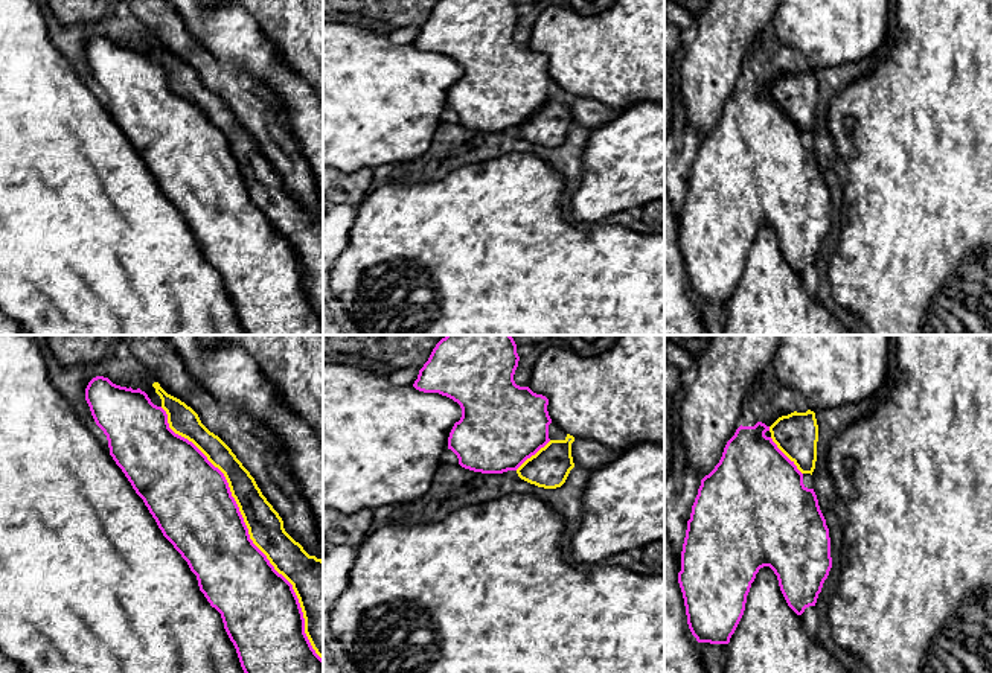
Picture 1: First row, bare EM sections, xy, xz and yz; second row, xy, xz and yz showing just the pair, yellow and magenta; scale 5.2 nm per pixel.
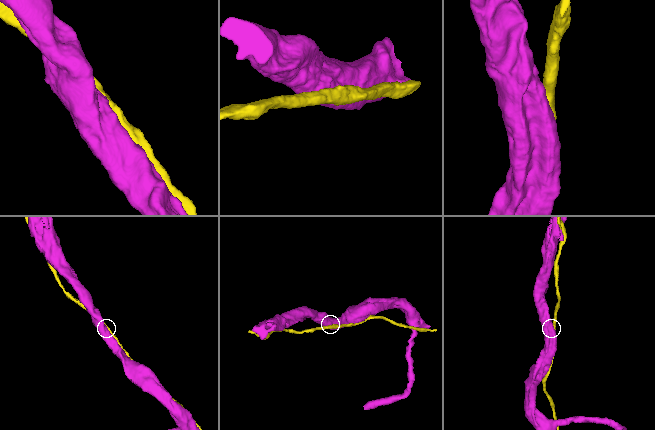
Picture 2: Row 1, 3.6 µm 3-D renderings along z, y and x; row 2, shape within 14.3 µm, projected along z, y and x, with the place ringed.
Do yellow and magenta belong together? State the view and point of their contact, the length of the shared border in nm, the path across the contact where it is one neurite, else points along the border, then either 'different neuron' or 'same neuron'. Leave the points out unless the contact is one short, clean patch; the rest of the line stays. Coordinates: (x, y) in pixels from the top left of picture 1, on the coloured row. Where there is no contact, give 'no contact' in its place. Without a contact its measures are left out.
meets yellow in xy at (249, 530); contact 1600 nm long; different neuron

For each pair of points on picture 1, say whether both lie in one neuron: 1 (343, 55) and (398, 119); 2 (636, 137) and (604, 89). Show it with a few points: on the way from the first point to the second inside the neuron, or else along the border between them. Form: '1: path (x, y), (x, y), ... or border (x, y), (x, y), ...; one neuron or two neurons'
1: path (349, 70), (383, 104); one neuron
2: border (648, 101), (637, 102), (620, 111); two neurons

